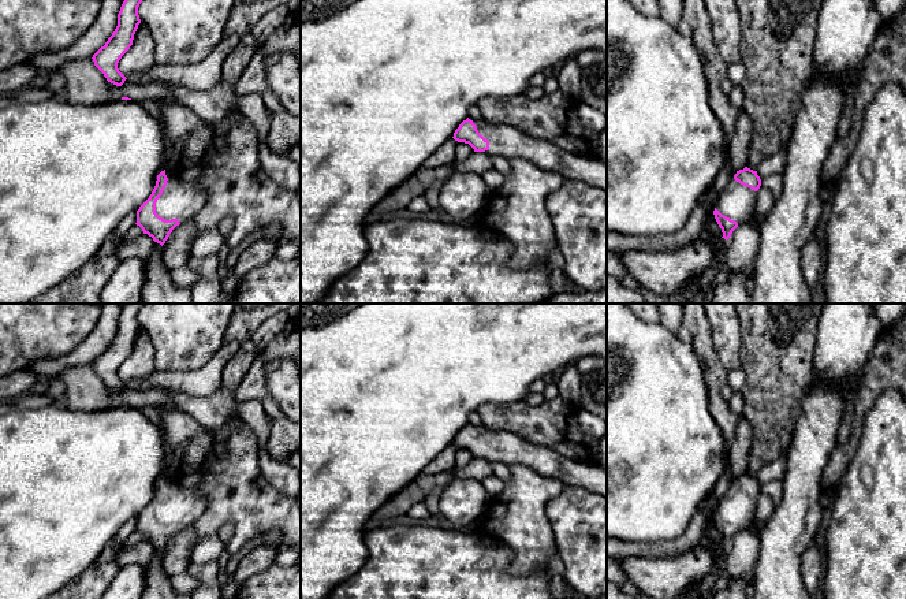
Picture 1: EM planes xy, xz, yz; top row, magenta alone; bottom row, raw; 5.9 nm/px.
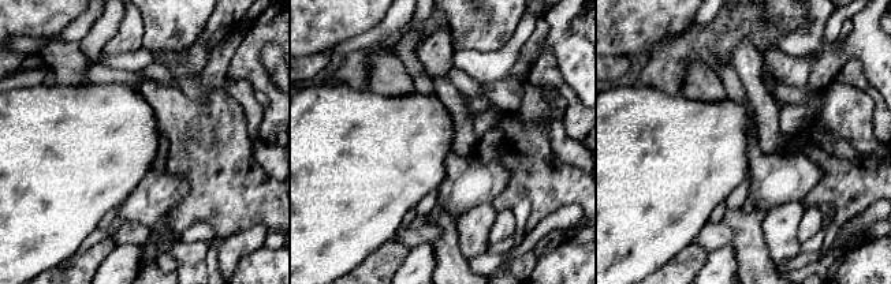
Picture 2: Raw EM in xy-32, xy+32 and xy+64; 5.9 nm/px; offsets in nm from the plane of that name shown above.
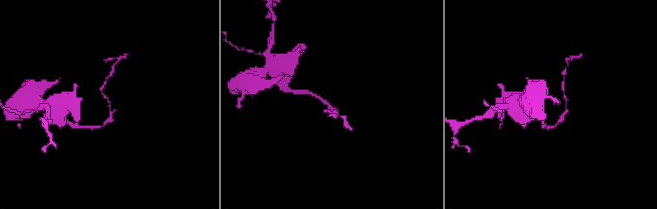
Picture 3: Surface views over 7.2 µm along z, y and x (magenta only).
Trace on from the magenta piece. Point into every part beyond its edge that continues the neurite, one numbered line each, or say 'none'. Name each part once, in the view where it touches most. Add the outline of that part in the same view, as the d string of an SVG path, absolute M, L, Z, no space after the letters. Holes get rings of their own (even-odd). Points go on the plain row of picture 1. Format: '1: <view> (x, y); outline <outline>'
1: xy (179, 506); outline M165 476L165 481L168 487L156 509L156 520L165 527L178 525L179 529L193 527L206 509L205 496L198 491L183 488L178 480L172 481Z

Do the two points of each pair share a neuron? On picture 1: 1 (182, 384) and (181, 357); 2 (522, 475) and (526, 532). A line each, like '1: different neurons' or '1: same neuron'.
1: different neurons
2: same neuron

